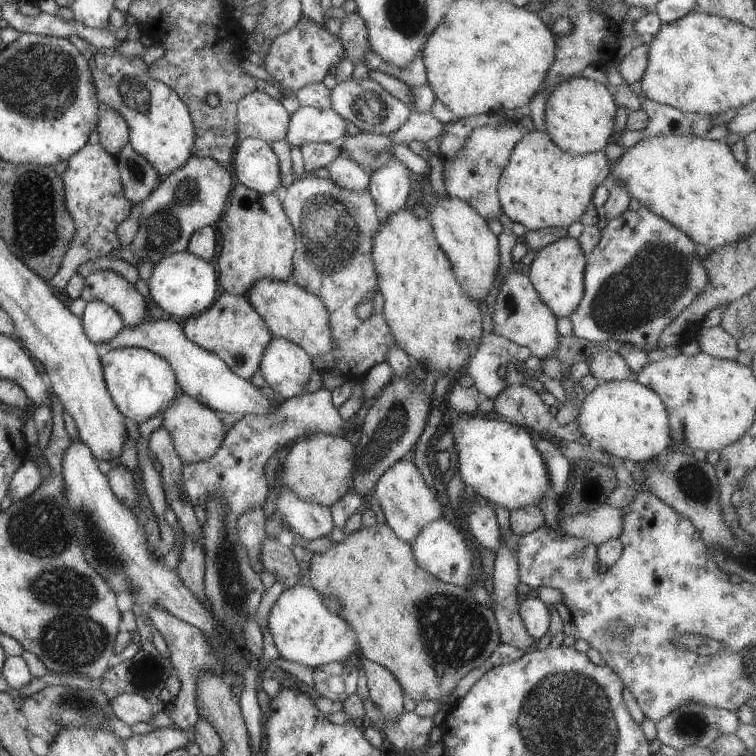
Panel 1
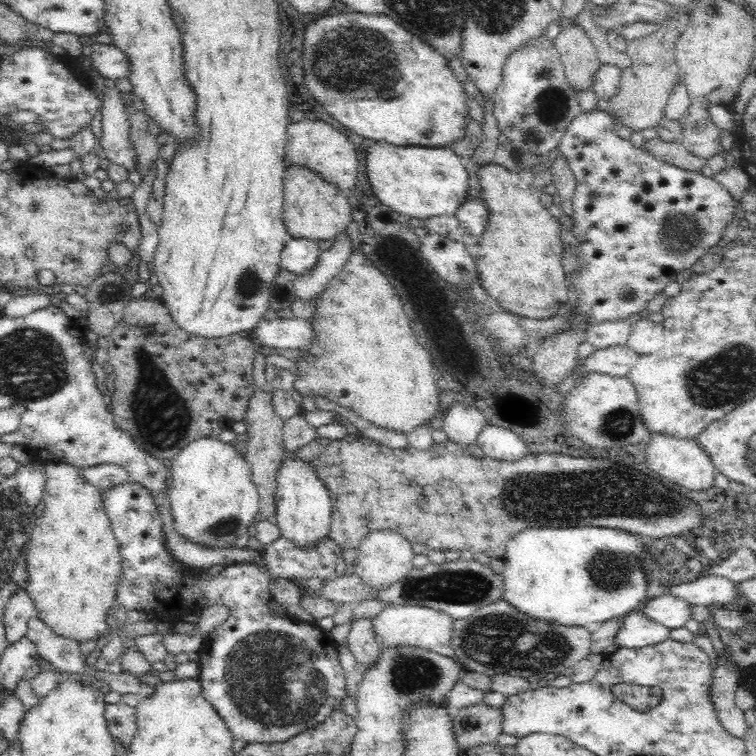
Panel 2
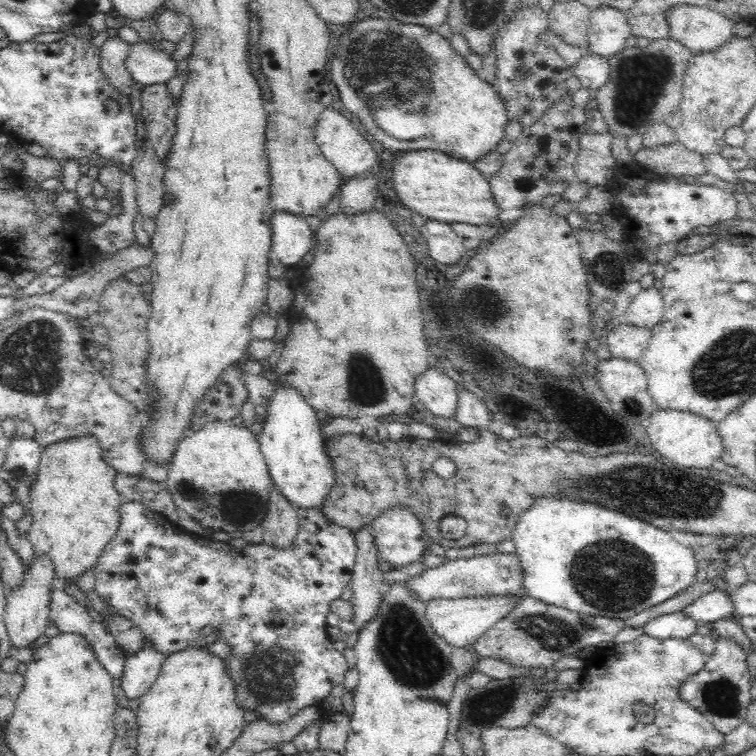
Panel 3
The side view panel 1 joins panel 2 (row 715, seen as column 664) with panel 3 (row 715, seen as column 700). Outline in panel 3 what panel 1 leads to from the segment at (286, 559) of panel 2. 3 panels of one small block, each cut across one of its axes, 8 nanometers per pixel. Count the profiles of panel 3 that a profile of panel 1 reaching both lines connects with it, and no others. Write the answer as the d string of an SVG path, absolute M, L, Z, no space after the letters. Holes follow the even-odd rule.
M129 501L129 502L126 502L126 503L123 503L123 504L121 504L121 506L120 506L120 510L119 510L119 513L120 513L120 522L119 522L119 527L118 527L118 530L117 530L117 531L116 531L116 534L115 534L115 535L114 535L114 536L113 536L113 537L112 537L112 540L110 540L110 542L108 542L108 544L107 544L107 545L106 545L106 546L105 546L105 549L104 549L104 550L103 550L103 551L102 551L102 552L101 552L101 555L100 555L100 556L99 556L99 557L98 557L98 558L97 558L97 563L96 563L96 564L95 564L95 565L94 565L94 566L93 566L93 568L92 568L92 571L93 571L93 575L94 575L94 578L95 578L95 582L96 582L96 583L95 583L95 586L96 586L96 589L95 589L95 590L96 590L96 593L98 593L98 595L99 595L99 596L100 596L100 597L101 597L101 599L103 599L103 600L104 600L104 601L105 601L105 602L107 602L107 603L108 603L108 604L109 604L109 605L110 605L110 606L112 606L112 608L114 608L114 611L115 611L115 613L117 613L117 614L120 614L120 615L121 615L121 616L124 616L124 617L125 617L125 618L126 618L126 619L127 619L127 620L128 620L128 621L129 621L129 622L130 622L130 623L132 623L132 624L133 624L133 625L134 625L134 626L136 626L136 628L138 628L138 629L140 629L140 631L142 631L142 633L144 633L144 637L146 637L146 640L149 640L149 641L150 641L150 642L152 642L152 646L154 646L154 651L156 651L156 652L160 652L160 653L164 653L164 655L170 655L170 654L173 654L173 653L176 653L176 652L181 652L181 651L182 651L182 650L183 650L183 649L186 649L186 648L189 648L189 647L193 647L193 646L194 646L194 644L195 644L195 641L196 641L196 640L197 640L197 639L198 639L198 638L200 638L200 637L201 637L201 636L202 636L202 633L201 633L201 630L202 630L202 629L203 629L203 628L204 628L204 627L206 627L206 626L210 626L210 627L212 627L212 629L213 629L213 630L217 630L217 631L219 631L219 632L220 632L220 634L221 634L221 635L220 635L220 639L219 639L219 640L222 640L222 641L224 641L224 642L225 642L225 643L226 643L226 644L228 644L228 645L229 645L229 646L230 646L230 647L231 647L231 658L230 658L230 659L224 659L224 662L225 662L225 666L226 666L226 667L227 667L227 672L229 672L229 674L228 674L228 675L230 675L230 679L232 679L232 681L234 681L234 693L236 693L236 703L238 703L238 705L240 705L240 707L242 707L242 709L244 709L244 712L248 712L248 711L250 711L250 710L251 710L251 711L253 711L253 710L254 710L254 712L257 712L257 714L258 714L258 716L259 716L259 717L258 717L258 718L260 718L260 717L266 717L266 719L268 719L268 720L271 720L271 722L274 722L274 723L275 723L275 724L280 724L280 722L286 722L286 720L288 720L288 719L289 719L289 718L290 718L290 717L291 717L291 716L294 716L294 714L296 714L296 712L298 712L298 711L299 711L299 710L302 710L302 708L306 708L306 707L310 707L310 706L317 706L317 705L320 705L320 704L321 704L321 701L323 701L323 700L324 700L324 698L326 698L326 696L328 696L328 694L330 694L330 691L331 691L331 690L332 690L332 688L334 688L334 686L338 686L338 684L343 684L343 680L344 680L344 677L345 677L345 675L346 675L346 674L347 674L347 673L348 673L348 672L349 672L349 670L350 670L350 669L349 669L349 665L348 665L348 662L346 662L346 658L344 658L344 656L343 656L343 655L342 655L342 653L340 653L340 652L338 652L338 650L335 650L335 649L334 649L334 645L333 645L333 641L331 641L331 640L330 640L330 639L329 639L329 635L328 635L328 633L327 633L327 631L326 631L326 629L327 629L327 627L328 627L328 626L327 626L327 622L326 622L326 617L327 617L327 615L328 615L328 613L329 613L329 612L331 612L331 611L330 611L330 604L332 604L332 602L333 602L333 601L334 601L334 600L337 600L337 599L338 599L338 598L339 598L339 597L341 597L341 595L342 595L342 594L343 594L343 592L344 592L344 590L345 590L345 588L346 588L346 587L348 587L348 586L349 586L349 585L351 585L351 583L352 583L352 575L353 575L353 570L354 570L354 567L355 567L355 563L356 563L356 559L355 559L355 556L356 556L356 555L357 555L357 548L358 548L358 545L357 545L357 544L356 544L356 543L355 543L355 534L354 534L354 533L352 533L352 531L350 531L350 529L348 529L348 528L346 528L346 527L341 527L341 526L338 526L338 525L337 525L337 524L334 524L334 523L332 523L332 522L330 522L330 521L329 521L329 520L328 520L328 519L326 519L326 517L325 517L325 516L324 516L324 513L322 513L322 511L321 511L321 508L320 508L320 507L316 507L316 508L309 508L309 509L308 509L308 508L298 508L298 509L296 509L296 511L297 511L297 517L298 517L298 520L299 520L299 522L298 522L298 532L297 532L297 534L296 534L296 538L295 538L295 540L294 540L294 545L293 545L293 546L288 546L288 548L274 548L274 547L273 547L273 546L270 546L270 545L269 545L269 544L266 544L266 543L265 543L265 542L262 542L262 543L258 543L258 544L257 544L257 545L250 545L250 544L248 544L248 545L247 545L247 546L244 546L244 547L242 547L242 548L241 548L241 549L239 549L239 548L235 548L235 547L232 547L232 545L229 545L229 544L228 544L228 543L227 543L227 536L226 536L226 537L220 537L220 536L215 536L215 535L214 535L214 537L210 537L210 535L209 535L209 540L206 540L206 535L205 535L205 540L198 540L198 536L196 536L196 538L194 538L194 539L192 539L192 537L190 537L190 536L188 536L188 535L186 535L186 534L183 534L183 533L182 533L182 532L181 532L181 531L178 531L178 529L179 529L179 527L178 527L178 526L176 526L176 525L175 525L175 524L174 524L174 523L172 523L172 522L171 522L171 521L169 521L169 520L168 520L168 519L167 519L167 518L166 518L166 517L165 517L165 516L164 516L164 515L161 515L161 514L160 514L160 513L157 513L157 512L154 512L154 511L153 511L153 510L152 510L152 509L149 509L149 508L148 508L148 507L147 507L147 506L146 506L146 505L145 505L145 504L142 504L142 501L140 501L140 502L134 502L134 501Z

